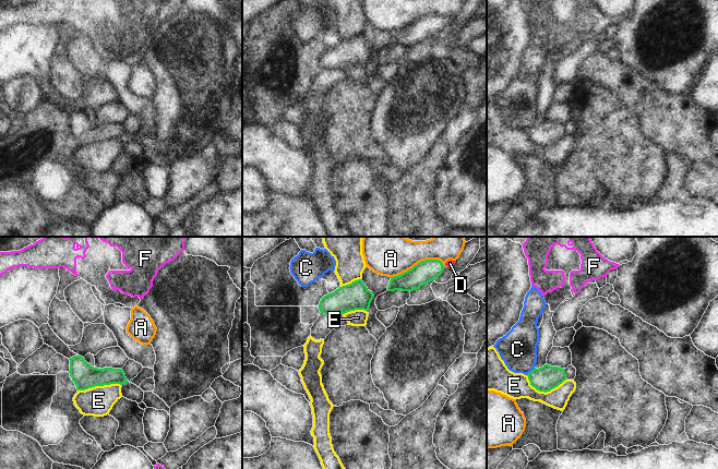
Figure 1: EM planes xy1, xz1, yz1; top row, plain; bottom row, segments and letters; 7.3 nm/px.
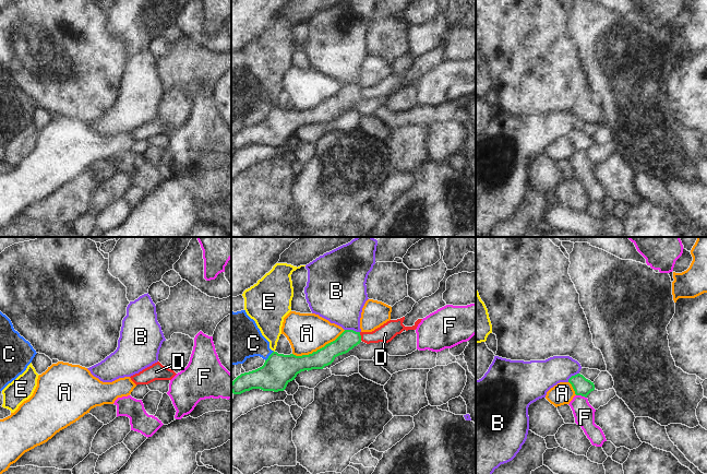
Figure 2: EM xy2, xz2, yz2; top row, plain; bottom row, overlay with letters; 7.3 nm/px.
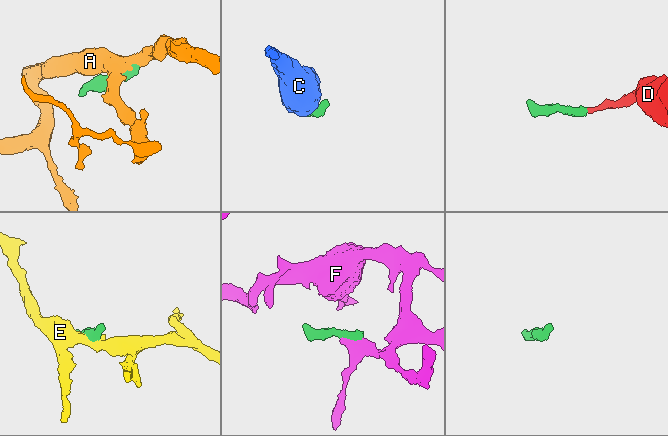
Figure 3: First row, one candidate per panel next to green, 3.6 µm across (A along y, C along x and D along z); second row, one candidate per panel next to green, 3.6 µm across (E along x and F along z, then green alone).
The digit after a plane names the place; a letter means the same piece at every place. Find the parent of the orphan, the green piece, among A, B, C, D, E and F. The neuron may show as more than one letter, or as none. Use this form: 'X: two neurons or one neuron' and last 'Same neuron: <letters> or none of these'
A: two neurons
B: two neurons
C: two neurons
D: one neuron
E: two neurons
F: two neurons
Same neuron: D

